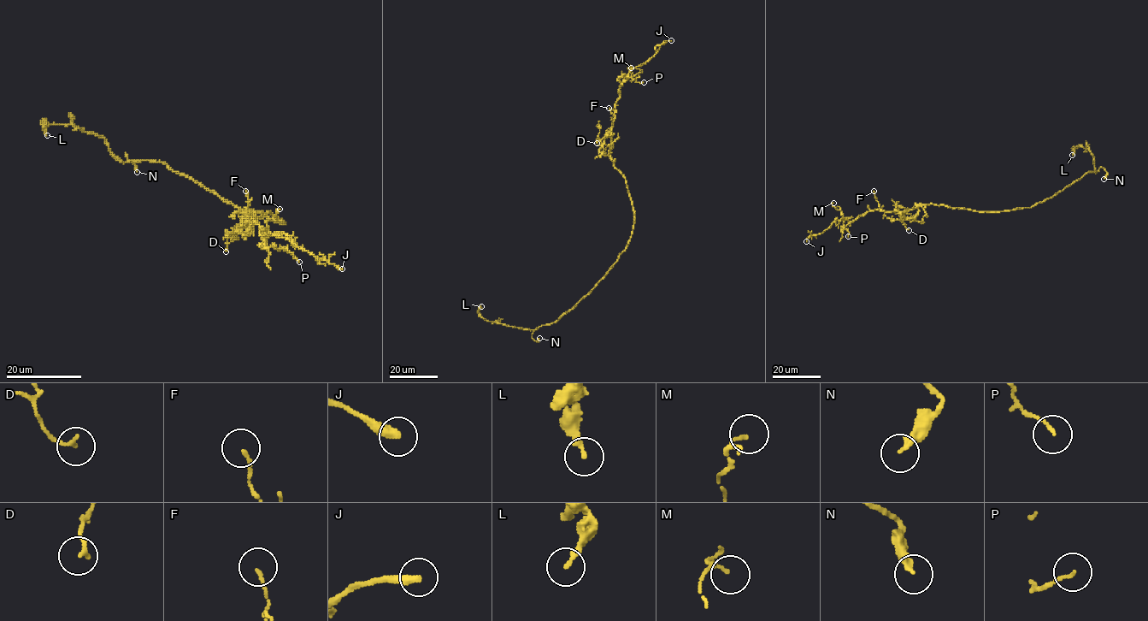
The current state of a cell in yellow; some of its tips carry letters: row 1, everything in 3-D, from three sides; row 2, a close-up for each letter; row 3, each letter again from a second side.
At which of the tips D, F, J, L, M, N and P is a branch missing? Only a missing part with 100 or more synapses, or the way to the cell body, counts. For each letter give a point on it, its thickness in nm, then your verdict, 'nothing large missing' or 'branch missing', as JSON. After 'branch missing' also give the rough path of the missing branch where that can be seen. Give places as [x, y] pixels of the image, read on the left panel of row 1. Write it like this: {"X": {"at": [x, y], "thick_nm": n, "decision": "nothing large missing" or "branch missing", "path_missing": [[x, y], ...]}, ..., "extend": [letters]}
{"D": {"at": [226, 251], "thick_nm": 170, "decision": "nothing large missing"}, "F": {"at": [245, 191], "thick_nm": 110, "decision": "nothing large missing"}, "J": {"at": [342, 269], "thick_nm": 360, "decision": "branch missing", "path_missing": [[342, 269], [345, 278], [357, 292], [324, 283], [319, 283], [314, 289], [312, 285]]}, "L": {"at": [47, 135], "thick_nm": 220, "decision": "nothing large missing"}, "M": {"at": [279, 209], "thick_nm": 80, "decision": "nothing large missing"}, "N": {"at": [137, 172], "thick_nm": 240, "decision": "nothing large missing"}, "P": {"at": [299, 262], "thick_nm": 100, "decision": "nothing large missing"}, "extend": ["J"]}

